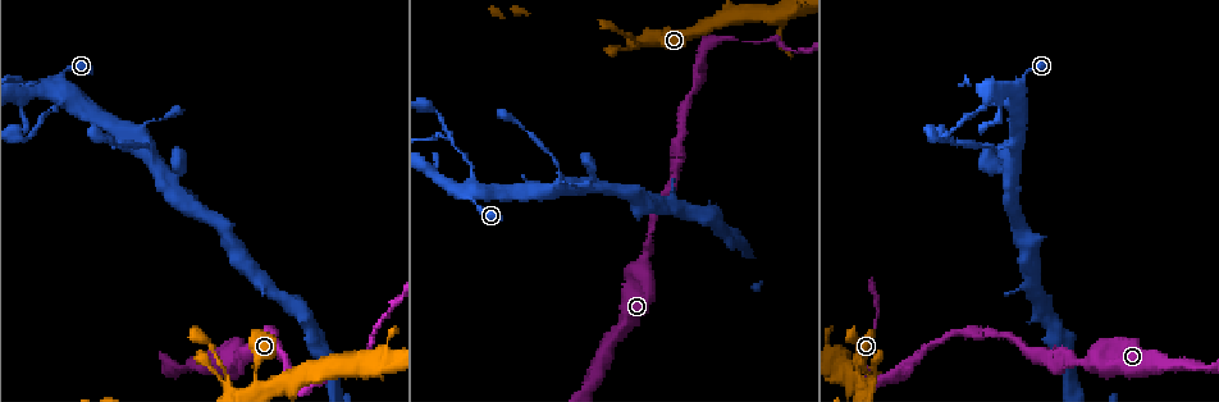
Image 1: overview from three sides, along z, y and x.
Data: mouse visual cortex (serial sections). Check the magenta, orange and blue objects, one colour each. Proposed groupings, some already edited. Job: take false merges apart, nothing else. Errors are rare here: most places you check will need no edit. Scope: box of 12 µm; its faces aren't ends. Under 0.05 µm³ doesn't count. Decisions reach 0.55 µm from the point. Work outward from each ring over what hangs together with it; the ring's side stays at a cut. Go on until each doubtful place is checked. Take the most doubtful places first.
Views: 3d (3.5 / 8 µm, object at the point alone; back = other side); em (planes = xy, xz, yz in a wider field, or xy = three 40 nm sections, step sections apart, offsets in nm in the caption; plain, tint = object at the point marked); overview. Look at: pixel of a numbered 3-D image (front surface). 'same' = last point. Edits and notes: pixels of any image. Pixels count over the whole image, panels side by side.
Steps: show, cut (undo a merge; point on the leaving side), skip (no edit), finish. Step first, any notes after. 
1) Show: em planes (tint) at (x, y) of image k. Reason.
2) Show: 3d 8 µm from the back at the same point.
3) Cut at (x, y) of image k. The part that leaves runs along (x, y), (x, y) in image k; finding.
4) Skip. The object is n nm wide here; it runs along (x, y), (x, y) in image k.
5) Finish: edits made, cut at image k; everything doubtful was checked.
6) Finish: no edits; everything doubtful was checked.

Show: 3d 3.5 µm from the back at (997, 147) of image 1. Thick turns thin.

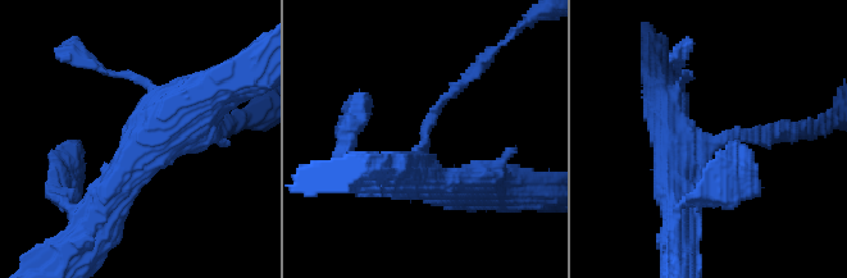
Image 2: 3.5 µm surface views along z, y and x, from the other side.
Show: em xy step 2 (tint) at (423, 133) of image 2. The arms are 150, 500 nm wide; need the tissue.

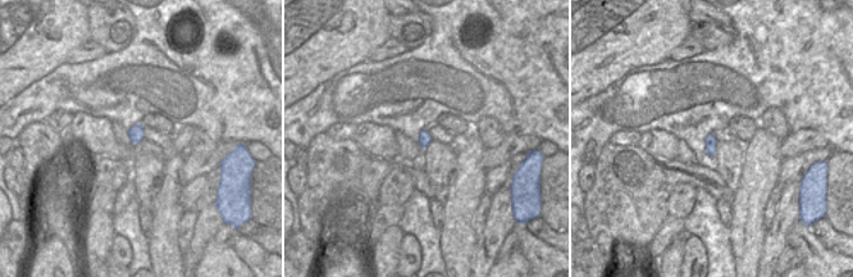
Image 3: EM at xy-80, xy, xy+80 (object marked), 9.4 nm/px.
Show: em xy step 1 (tint) at the same point. Another direction.

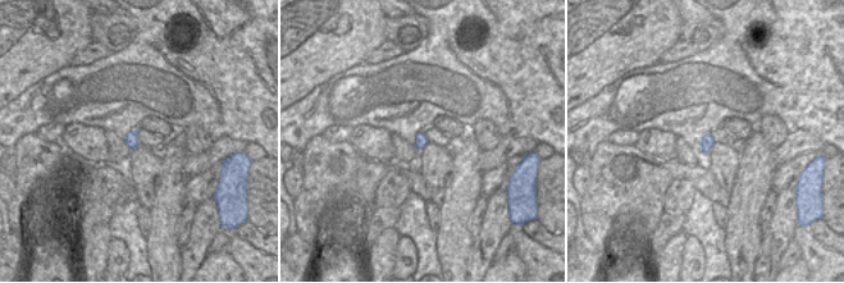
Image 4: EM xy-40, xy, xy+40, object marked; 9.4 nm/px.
Skip. All the same cell.

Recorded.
Show: 3d 3.5 µm at (61, 103) of image 1. Calibre changes.

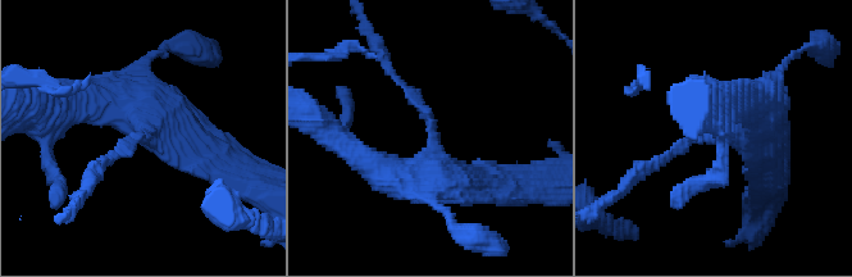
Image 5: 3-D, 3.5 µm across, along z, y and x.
Show: em planes (tint) at (431, 142) of image 5. The arms are 150, 300 nm wide.

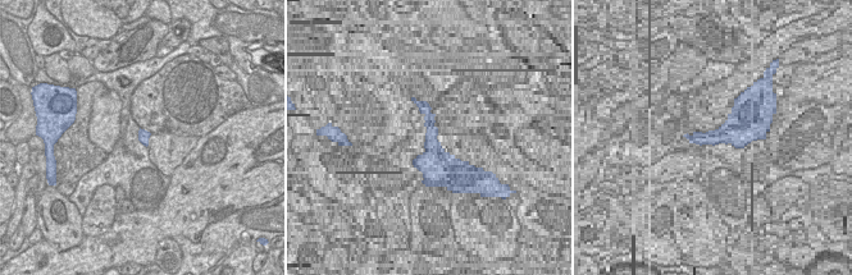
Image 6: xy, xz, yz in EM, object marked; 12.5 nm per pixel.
Skip. It runs along (777, 81), (750, 132), (695, 136), (661, 159) in image 5; all the same cell.

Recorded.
Show: 3d 3.5 µm from the back at (870, 381) of image 1. Calibre changes.

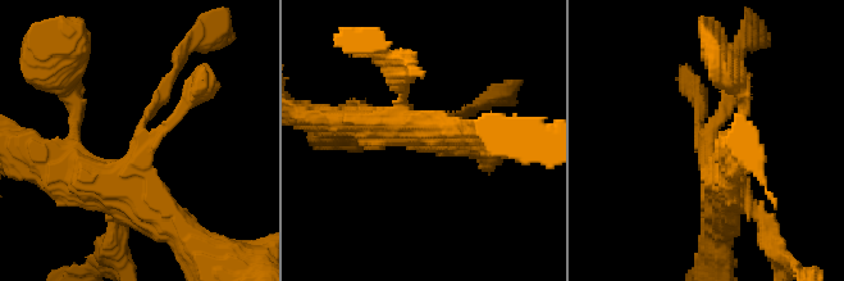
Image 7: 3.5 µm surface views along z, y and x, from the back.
Show: em xy step 1 (tint) at (424, 148) of image 7.

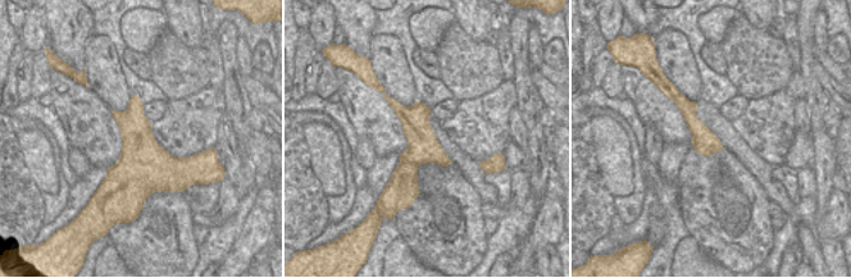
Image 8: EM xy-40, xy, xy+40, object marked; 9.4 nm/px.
Skip. The object is 300 nm wide here; it runs along (392, 103), (414, 124), (414, 188) in image 8; continuous, no second cell.

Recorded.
Show: 3d 3.5 µm at (775, 36) of image 1. Sharp bend.

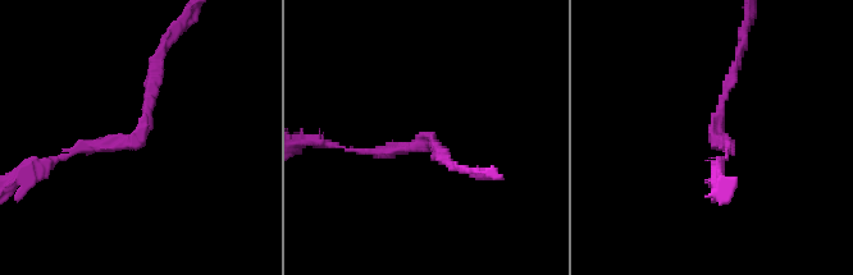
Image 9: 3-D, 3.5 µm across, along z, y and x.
Show: em xy step 5 (tint) at (714, 133) of image 9. The arms are 100, 150 nm wide.

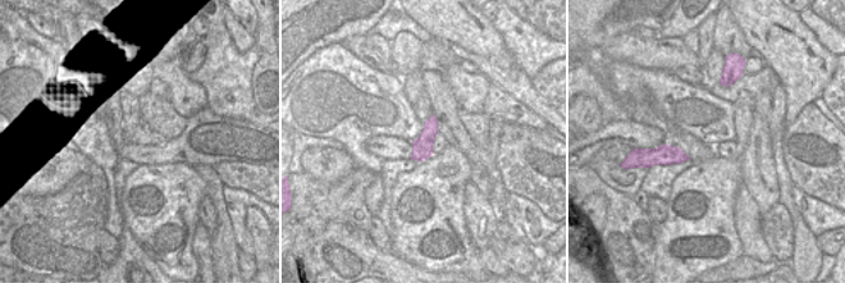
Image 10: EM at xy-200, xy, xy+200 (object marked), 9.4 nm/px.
Skip. Continuous, no second cell.

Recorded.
Finish: no edits; everything doubtful was checked.

